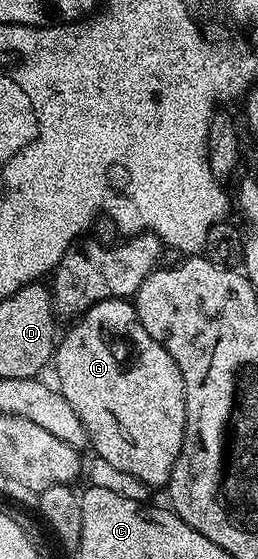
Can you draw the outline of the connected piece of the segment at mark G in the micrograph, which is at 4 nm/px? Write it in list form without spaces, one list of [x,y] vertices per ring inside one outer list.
[[[124,298],[95,302],[72,324],[65,334],[63,331],[56,348],[55,381],[70,408],[78,412],[78,420],[82,420],[86,428],[91,449],[96,449],[95,457],[114,464],[114,468],[121,472],[130,472],[130,476],[138,476],[138,480],[145,482],[149,488],[167,487],[170,472],[180,455],[186,428],[186,400],[178,364],[170,352],[166,352],[164,345],[142,328],[135,305]]]

